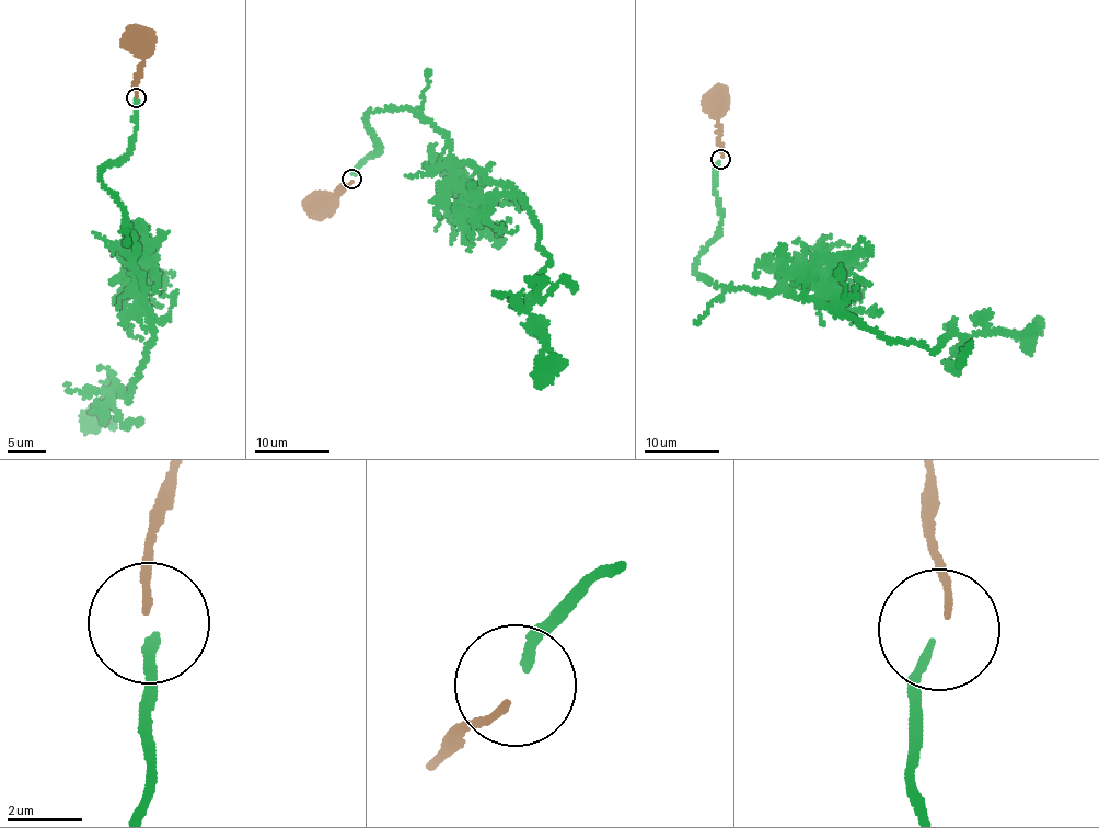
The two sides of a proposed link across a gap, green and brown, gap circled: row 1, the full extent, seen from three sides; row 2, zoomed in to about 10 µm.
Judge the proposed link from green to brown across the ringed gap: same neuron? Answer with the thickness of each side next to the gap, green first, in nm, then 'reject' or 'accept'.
240 nm thick on the green side, 180 nm on the other; reject

